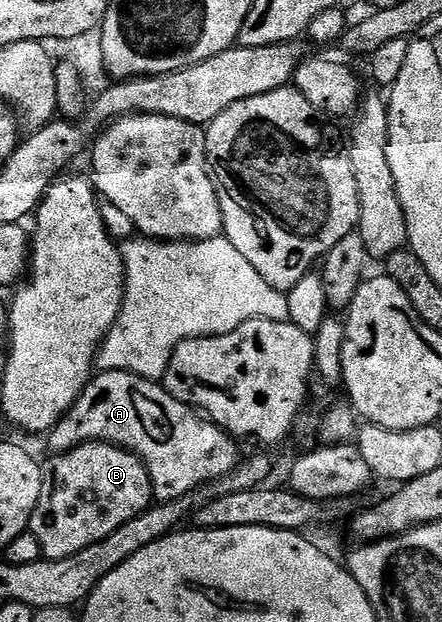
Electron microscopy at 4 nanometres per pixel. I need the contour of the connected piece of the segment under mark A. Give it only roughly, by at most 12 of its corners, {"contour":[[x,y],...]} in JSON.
{"contour":[[122,370],[94,373],[48,453],[109,442],[170,502],[227,476],[238,443]]}

